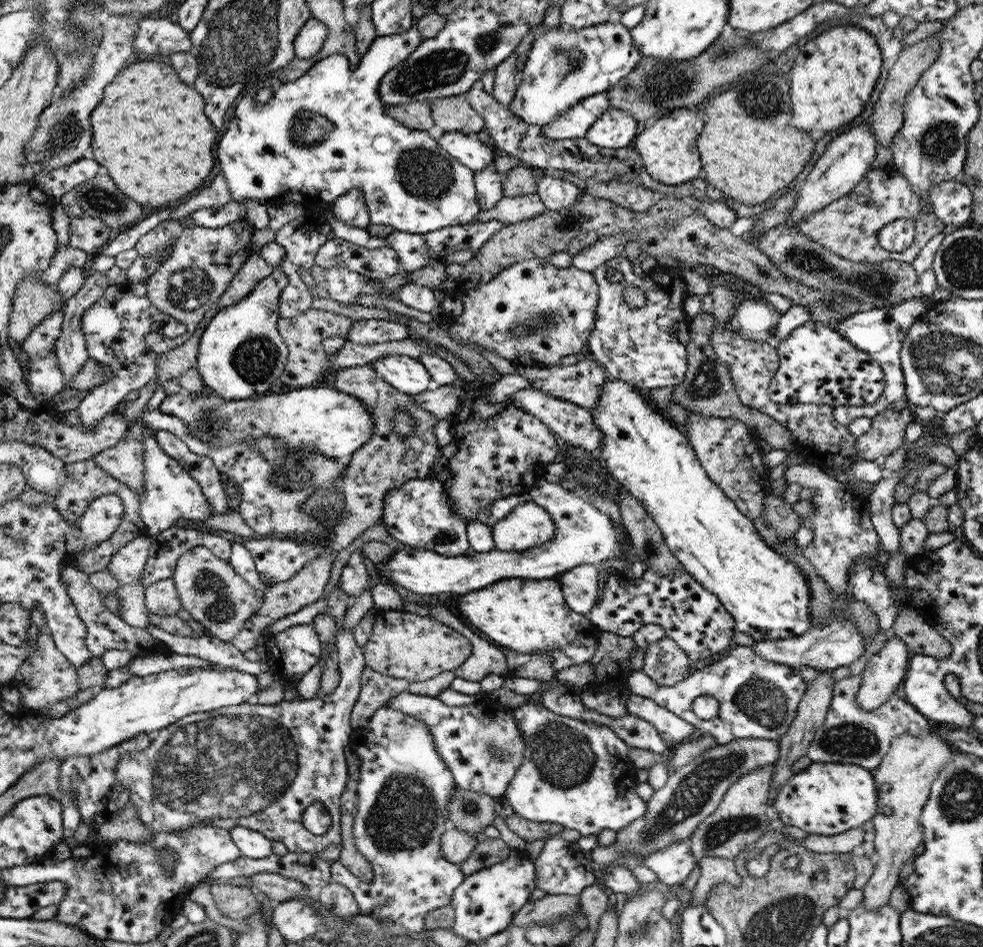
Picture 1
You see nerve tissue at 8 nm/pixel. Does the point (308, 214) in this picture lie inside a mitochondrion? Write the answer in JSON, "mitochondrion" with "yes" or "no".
{"mitochondrion":"no"}

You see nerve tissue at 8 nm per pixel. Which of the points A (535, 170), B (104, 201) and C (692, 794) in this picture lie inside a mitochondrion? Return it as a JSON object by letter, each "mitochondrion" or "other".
{"A":"other","B":"mitochondrion","C":"mitochondrion"}

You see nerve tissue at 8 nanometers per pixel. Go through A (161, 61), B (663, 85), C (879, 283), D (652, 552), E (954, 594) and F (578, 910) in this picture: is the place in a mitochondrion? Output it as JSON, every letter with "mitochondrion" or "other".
{"A":"other","B":"mitochondrion","C":"mitochondrion","D":"mitochondrion","E":"other","F":"other"}

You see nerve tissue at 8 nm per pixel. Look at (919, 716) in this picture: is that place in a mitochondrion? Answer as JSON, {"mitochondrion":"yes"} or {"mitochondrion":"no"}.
{"mitochondrion":"no"}

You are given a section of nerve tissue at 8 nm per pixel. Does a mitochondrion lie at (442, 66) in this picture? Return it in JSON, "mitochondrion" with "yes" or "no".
{"mitochondrion":"yes"}

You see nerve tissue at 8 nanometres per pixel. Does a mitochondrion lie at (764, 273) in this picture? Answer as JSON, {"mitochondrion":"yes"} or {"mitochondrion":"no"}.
{"mitochondrion":"no"}

